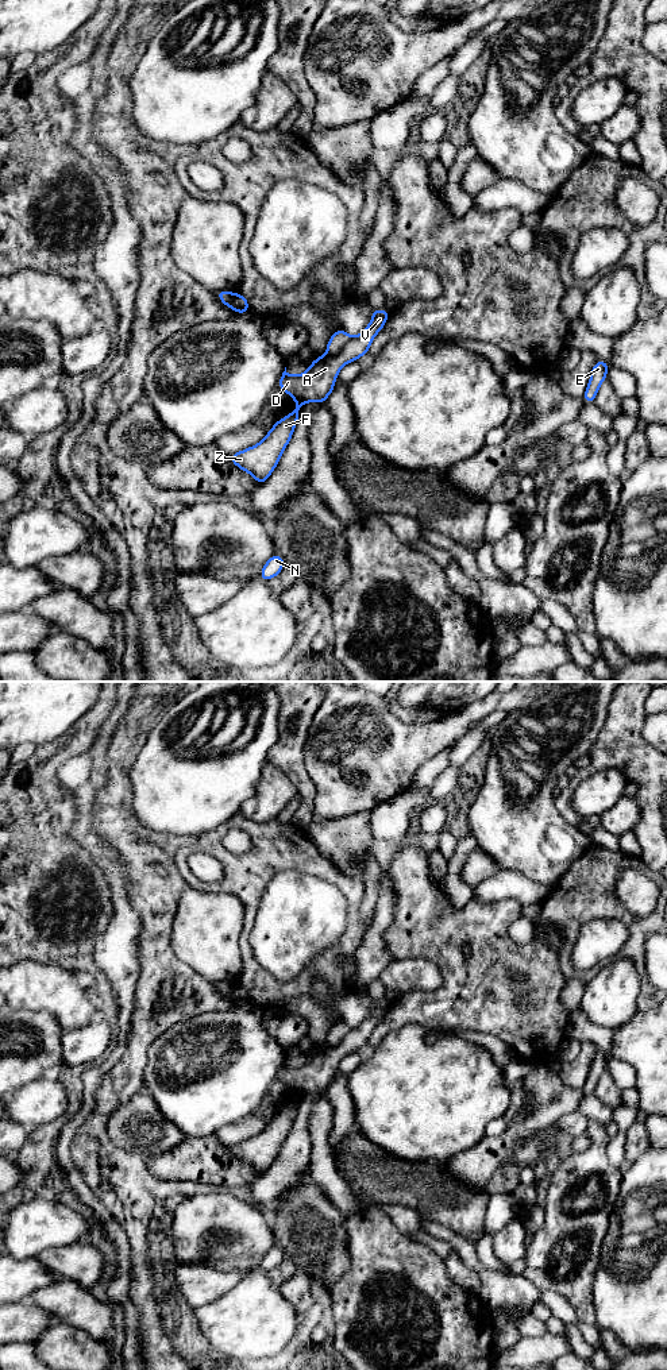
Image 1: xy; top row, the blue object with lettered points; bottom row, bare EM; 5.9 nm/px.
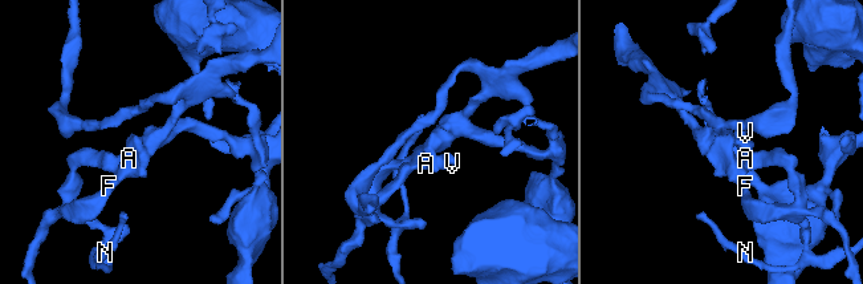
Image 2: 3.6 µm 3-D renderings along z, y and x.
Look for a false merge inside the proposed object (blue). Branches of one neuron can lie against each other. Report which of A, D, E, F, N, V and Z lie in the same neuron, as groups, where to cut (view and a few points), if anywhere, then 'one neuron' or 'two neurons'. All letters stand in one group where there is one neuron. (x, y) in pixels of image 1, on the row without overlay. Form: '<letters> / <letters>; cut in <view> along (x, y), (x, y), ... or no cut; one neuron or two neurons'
A D V / E F N Z; cut in xy along (351, 1029), (336, 1045), (327, 1046); two neurons

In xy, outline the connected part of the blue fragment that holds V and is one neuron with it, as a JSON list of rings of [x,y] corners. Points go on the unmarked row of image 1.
[[[388,1000],[373,1002],[371,1014],[358,1027],[351,1029],[338,1046],[317,1047],[305,1064],[294,1068],[285,1058],[278,1072],[278,1080],[286,1083],[296,1093],[317,1092],[324,1096],[335,1080],[335,1072],[342,1058],[369,1043],[375,1026],[385,1018],[389,1004]]]

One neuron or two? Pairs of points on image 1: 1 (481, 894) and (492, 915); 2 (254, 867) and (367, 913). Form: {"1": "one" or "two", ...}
{"1": "two", "2": "two"}

